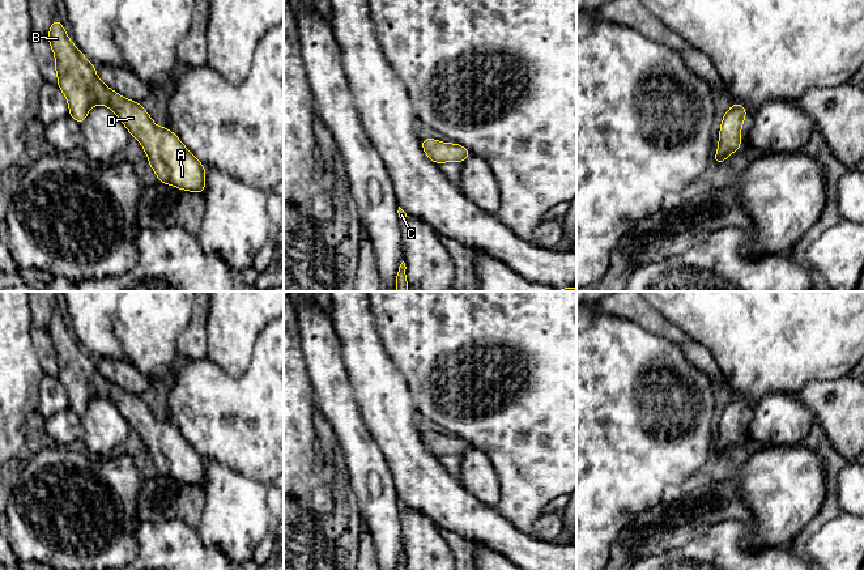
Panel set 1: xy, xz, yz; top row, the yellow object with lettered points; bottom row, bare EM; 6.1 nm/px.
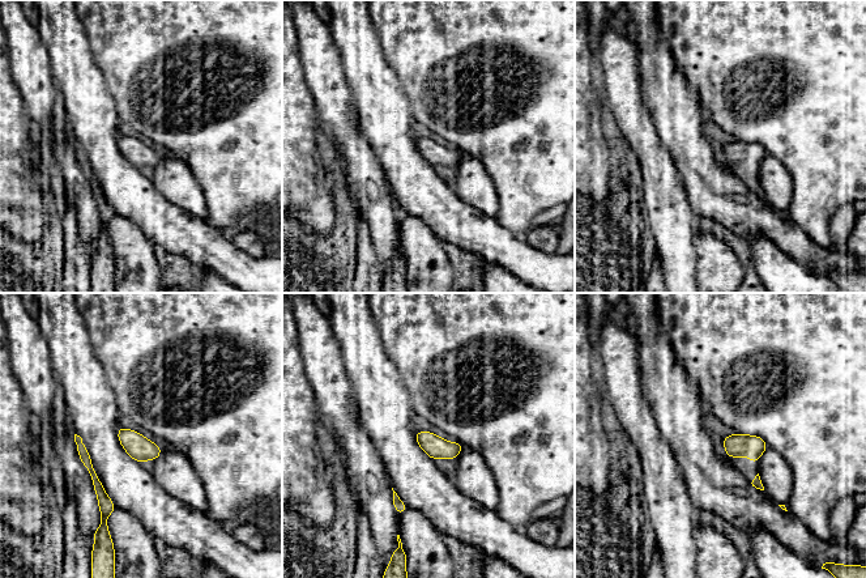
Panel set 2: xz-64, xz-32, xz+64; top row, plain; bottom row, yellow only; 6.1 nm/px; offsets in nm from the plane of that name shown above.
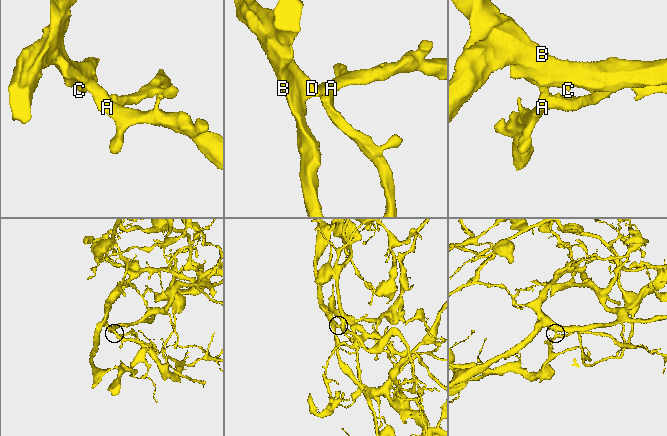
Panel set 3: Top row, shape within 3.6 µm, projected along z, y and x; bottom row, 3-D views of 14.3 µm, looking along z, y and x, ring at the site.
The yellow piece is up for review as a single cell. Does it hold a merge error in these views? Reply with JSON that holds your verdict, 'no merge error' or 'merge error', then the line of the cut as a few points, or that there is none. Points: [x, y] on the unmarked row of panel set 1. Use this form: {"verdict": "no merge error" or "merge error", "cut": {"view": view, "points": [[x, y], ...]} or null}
{"verdict": "no merge error", "cut": null}

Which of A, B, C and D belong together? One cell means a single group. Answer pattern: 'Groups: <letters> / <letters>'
Groups: A B C D

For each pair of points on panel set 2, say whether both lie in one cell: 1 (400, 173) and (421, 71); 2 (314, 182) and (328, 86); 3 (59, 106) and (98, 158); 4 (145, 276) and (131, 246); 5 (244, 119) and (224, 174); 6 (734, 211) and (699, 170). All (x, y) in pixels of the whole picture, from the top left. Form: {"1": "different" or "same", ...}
{"1": "different", "2": "different", "3": "same", "4": "same", "5": "same", "6": "same"}

